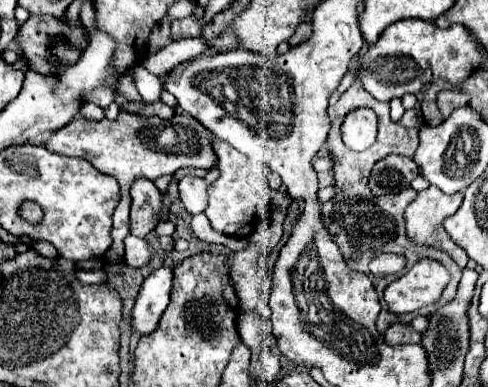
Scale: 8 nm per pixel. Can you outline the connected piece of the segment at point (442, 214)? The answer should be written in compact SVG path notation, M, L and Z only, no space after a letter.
M431 185L429 189L421 191L421 193L417 195L417 199L405 209L405 225L407 225L407 237L409 237L413 243L443 249L443 251L447 251L447 253L453 257L453 261L455 261L461 269L465 269L465 265L467 265L467 261L469 261L467 253L465 253L457 243L453 243L451 237L441 229L443 219L449 217L449 215L453 215L453 213L461 207L461 197L463 197L463 193L457 193L457 195L453 195L453 197L447 197L445 193L441 193L441 189L437 189L437 187Z

